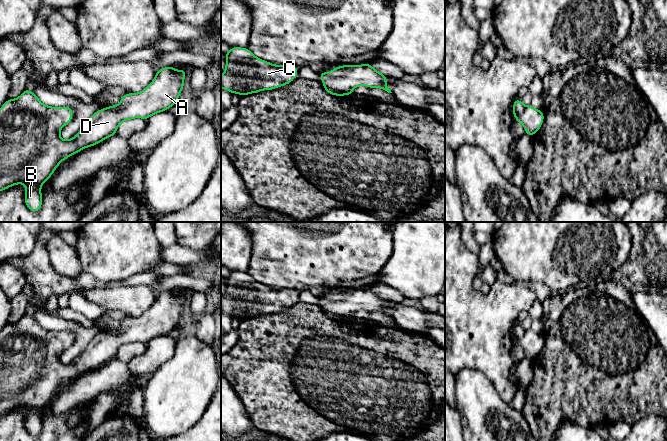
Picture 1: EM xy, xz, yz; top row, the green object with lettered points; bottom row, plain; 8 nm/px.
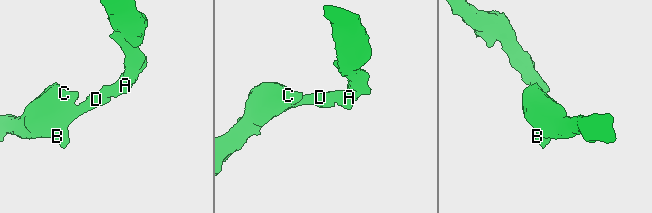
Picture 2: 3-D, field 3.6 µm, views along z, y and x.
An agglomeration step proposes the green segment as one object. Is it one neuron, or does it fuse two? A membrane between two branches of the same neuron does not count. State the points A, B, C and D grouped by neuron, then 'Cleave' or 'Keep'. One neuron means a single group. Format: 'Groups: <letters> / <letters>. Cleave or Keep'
Groups: A B C D. Keep

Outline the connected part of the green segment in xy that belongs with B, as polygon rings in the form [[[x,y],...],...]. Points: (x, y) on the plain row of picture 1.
[[[173,290],[156,295],[155,302],[145,313],[125,318],[118,329],[109,329],[96,335],[87,348],[69,364],[60,361],[60,354],[72,345],[73,335],[70,331],[46,330],[34,316],[27,313],[18,322],[7,323],[0,332],[0,415],[16,408],[24,408],[27,411],[25,428],[32,436],[38,436],[42,431],[42,408],[50,403],[63,384],[116,359],[118,350],[124,345],[134,342],[147,344],[152,339],[171,332],[178,326],[185,298],[186,293],[175,294]]]

